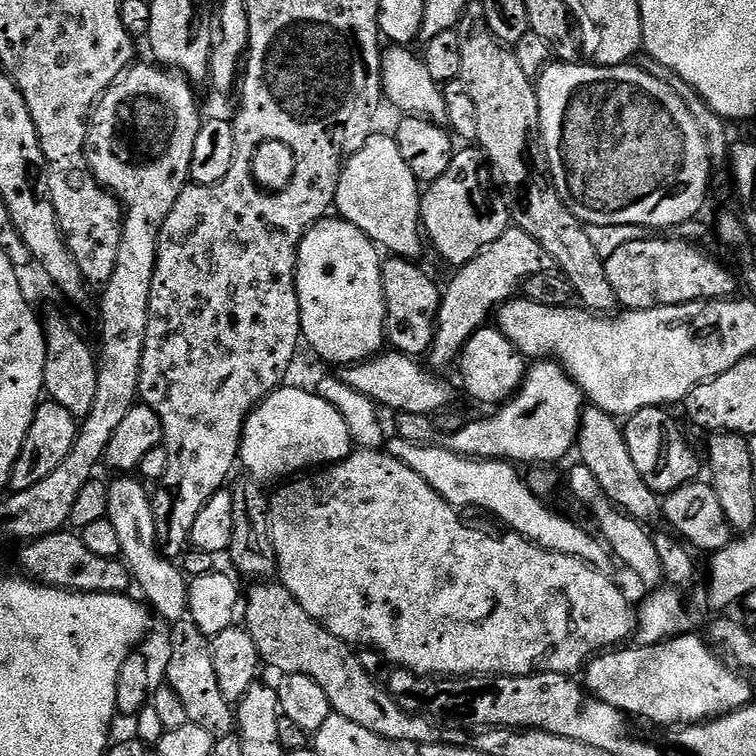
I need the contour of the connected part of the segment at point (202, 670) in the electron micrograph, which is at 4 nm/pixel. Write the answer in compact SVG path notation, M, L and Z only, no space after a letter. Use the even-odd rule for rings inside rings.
M180 622L173 628L176 629L172 632L172 653L168 656L167 687L175 690L178 698L182 698L189 721L207 721L209 725L217 724L221 733L231 733L234 728L234 708L229 701L220 699L209 637L202 635L191 622Z

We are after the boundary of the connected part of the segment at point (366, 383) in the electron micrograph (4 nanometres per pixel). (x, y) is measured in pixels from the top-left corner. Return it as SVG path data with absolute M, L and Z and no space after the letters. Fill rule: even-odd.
M384 350L371 360L362 360L359 364L341 367L338 377L346 386L372 400L381 409L393 408L393 413L396 414L405 412L431 417L433 414L443 413L451 405L448 403L452 400L452 388L440 377L443 375L427 367L424 369L420 363L419 359L401 352Z

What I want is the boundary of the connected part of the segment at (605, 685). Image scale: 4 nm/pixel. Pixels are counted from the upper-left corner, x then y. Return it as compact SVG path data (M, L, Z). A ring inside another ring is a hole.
M688 639L665 640L662 646L620 646L615 651L608 650L597 654L587 661L582 672L582 683L592 695L620 712L631 714L633 717L641 716L644 720L657 720L660 724L677 723L676 725L687 726L714 720L721 714L736 712L753 703L751 679L745 678L736 670L728 672L729 665L720 664L721 657L712 656L711 647L704 648L702 641Z

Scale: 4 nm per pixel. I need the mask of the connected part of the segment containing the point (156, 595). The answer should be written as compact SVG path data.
M124 474L116 479L120 480L111 481L108 484L110 506L106 518L112 523L114 531L118 534L123 563L128 565L128 571L135 587L137 584L144 591L143 599L155 615L157 612L162 619L172 620L171 622L183 621L188 614L188 580L177 565L177 569L172 565L175 563L171 559L160 555L156 542L151 495L148 490L144 490L145 485L131 475Z

